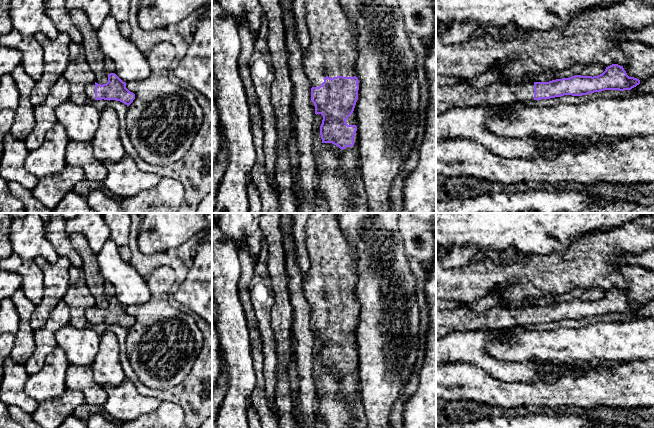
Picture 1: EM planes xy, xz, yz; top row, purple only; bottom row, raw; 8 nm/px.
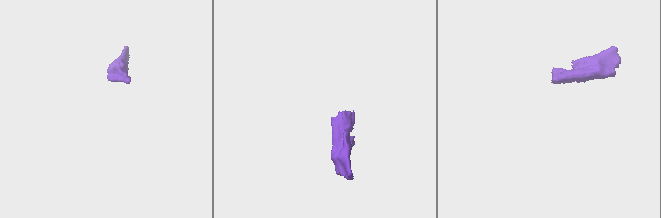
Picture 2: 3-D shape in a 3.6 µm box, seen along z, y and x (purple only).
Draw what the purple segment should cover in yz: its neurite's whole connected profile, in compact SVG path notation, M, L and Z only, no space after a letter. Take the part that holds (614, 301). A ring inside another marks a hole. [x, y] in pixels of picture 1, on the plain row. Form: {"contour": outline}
{"contour": "M612 288L598 300L575 299L569 302L556 303L549 306L523 306L517 309L508 309L498 306L482 312L475 311L462 304L456 308L436 308L436 339L455 331L474 331L477 329L504 330L517 327L526 327L531 324L550 323L564 319L582 320L604 314L631 314L640 308L640 304L629 301L623 290Z"}

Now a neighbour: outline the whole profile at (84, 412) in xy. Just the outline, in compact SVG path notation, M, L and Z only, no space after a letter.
M86 403L80 405L73 411L73 415L81 420L87 421L92 415L100 413L107 416L103 406L93 406Z

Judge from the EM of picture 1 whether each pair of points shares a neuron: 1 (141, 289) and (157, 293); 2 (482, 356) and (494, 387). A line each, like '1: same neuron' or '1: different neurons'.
1: different neurons
2: different neurons

